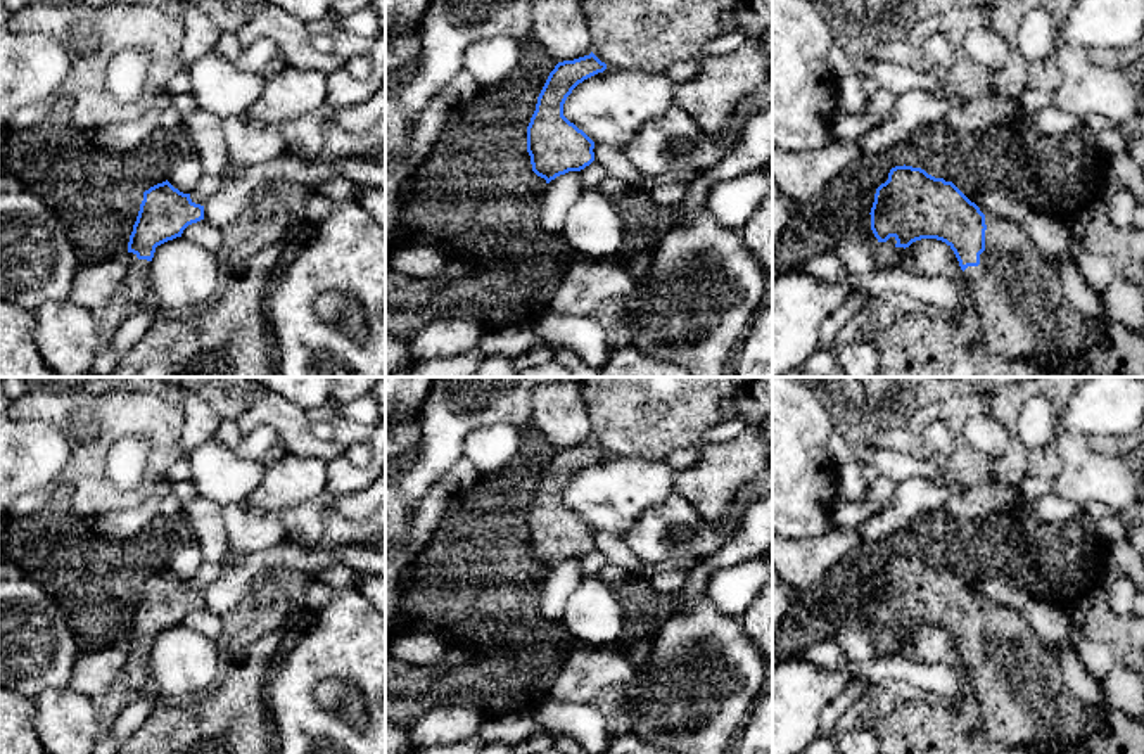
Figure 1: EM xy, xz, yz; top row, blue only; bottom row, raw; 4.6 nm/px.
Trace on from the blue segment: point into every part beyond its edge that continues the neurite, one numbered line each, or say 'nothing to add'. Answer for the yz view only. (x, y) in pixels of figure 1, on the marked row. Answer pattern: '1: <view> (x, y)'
1: yz (1022, 303)

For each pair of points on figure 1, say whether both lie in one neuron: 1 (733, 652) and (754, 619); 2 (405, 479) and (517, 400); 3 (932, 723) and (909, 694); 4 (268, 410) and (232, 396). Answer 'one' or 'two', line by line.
1: two
2: one
3: two
4: two

